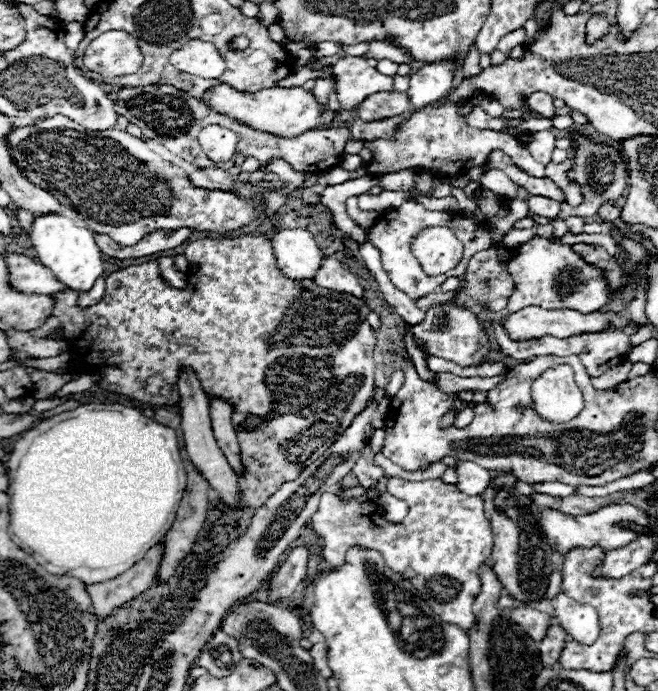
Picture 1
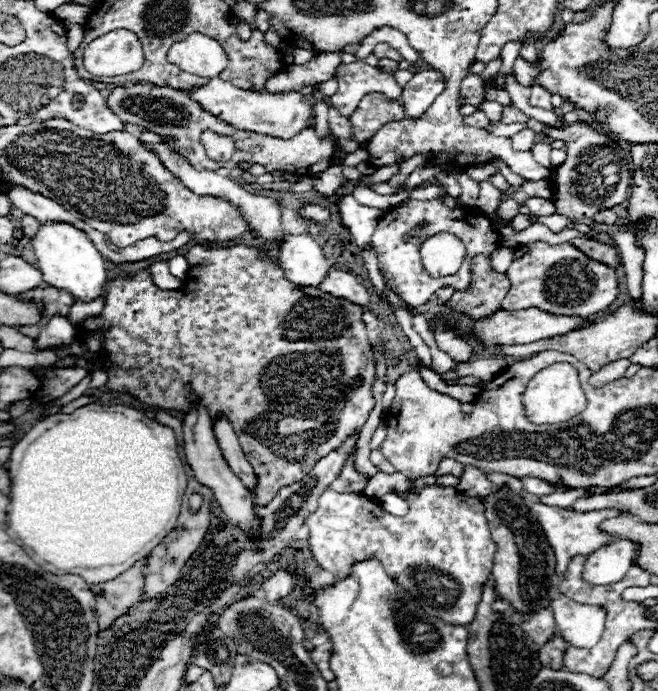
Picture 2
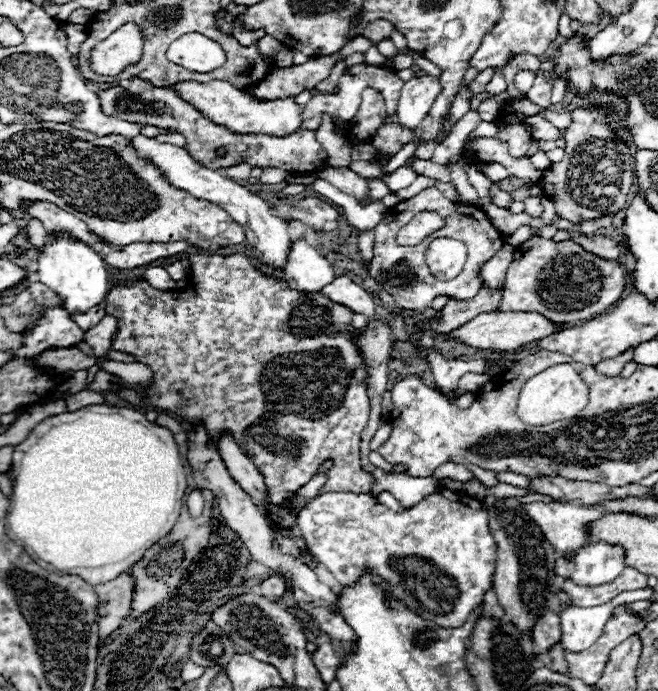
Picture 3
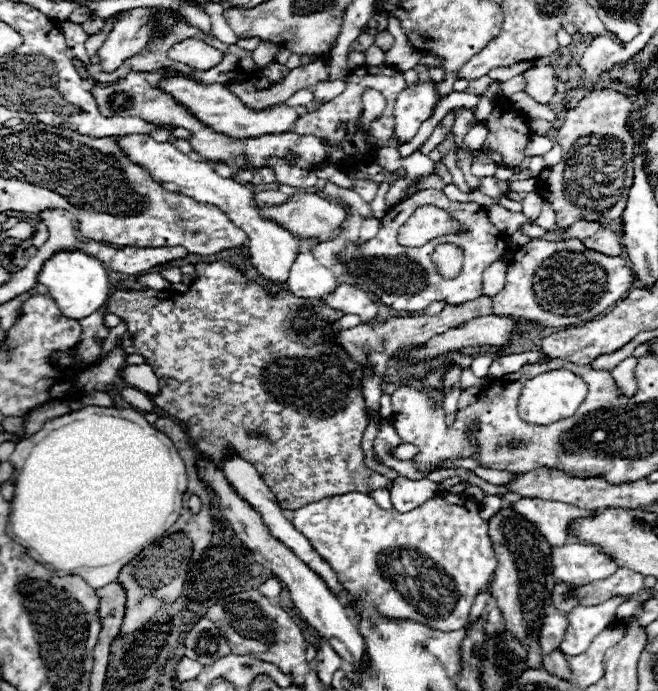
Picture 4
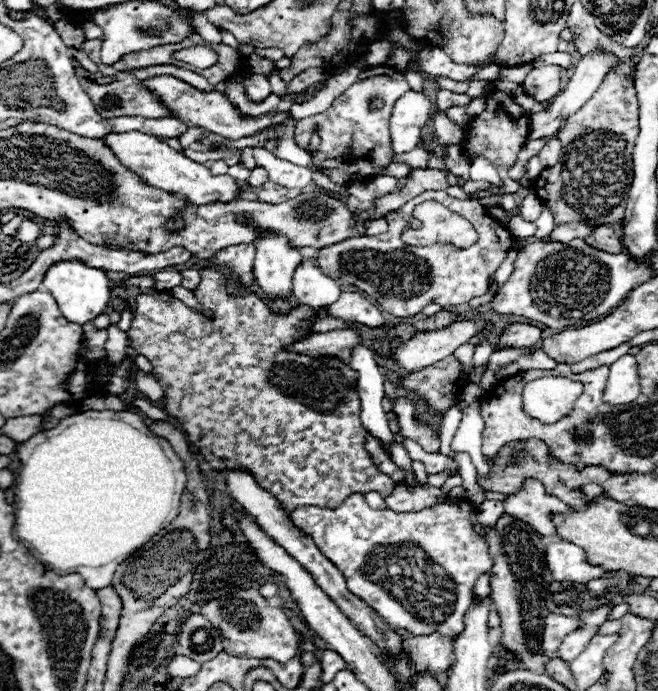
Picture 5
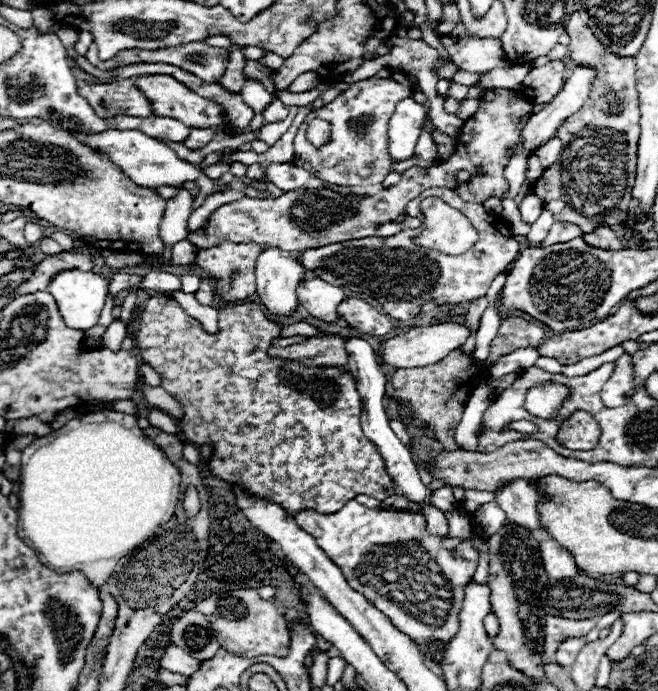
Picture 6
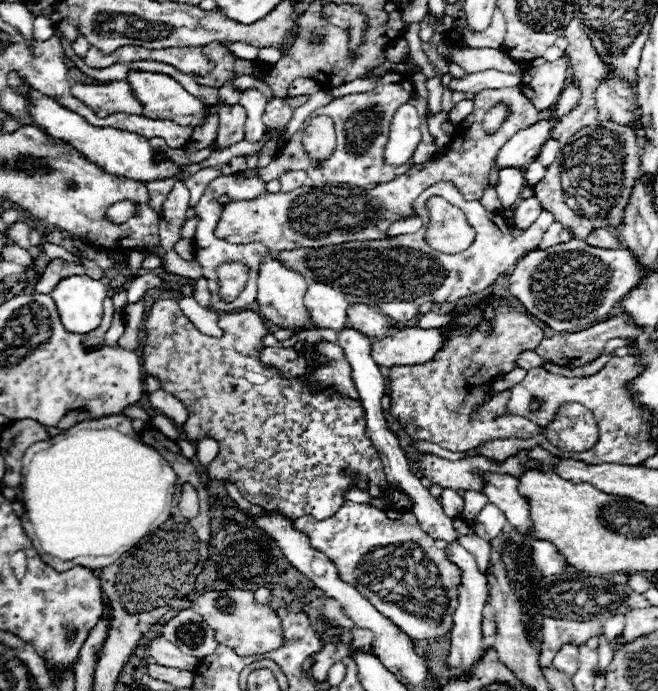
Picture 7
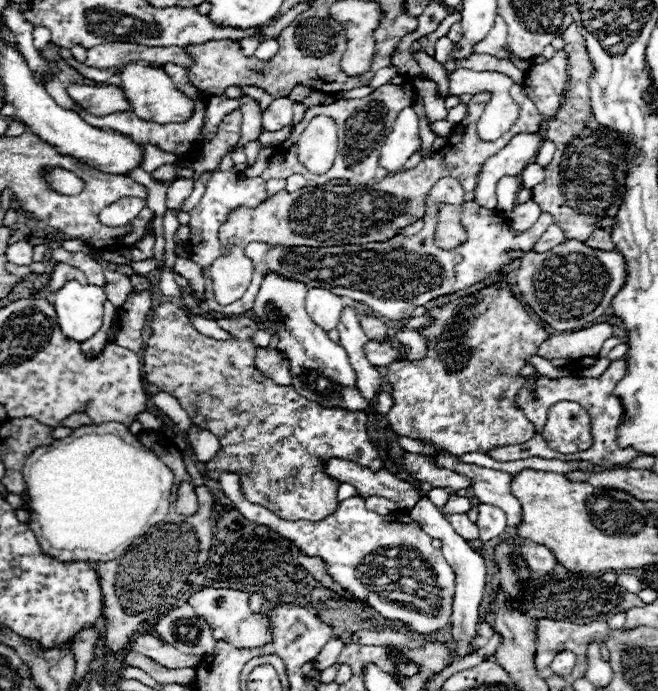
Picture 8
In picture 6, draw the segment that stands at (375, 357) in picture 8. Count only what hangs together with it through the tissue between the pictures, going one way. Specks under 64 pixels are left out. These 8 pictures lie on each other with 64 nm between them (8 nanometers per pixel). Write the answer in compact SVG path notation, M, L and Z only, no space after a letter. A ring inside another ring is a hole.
M448 322L448 324L436 324L436 326L418 326L418 328L410 328L404 334L390 338L382 344L380 356L384 362L388 362L394 368L422 368L422 366L430 366L436 364L438 360L442 360L446 354L450 354L454 348L460 348L470 336L470 330L462 324L456 322Z

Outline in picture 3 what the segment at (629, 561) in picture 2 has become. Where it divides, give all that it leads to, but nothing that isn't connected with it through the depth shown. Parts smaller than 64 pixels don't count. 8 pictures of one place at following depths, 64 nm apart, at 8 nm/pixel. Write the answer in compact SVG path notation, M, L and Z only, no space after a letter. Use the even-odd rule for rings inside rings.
M606 542L590 544L582 548L572 562L556 560L556 574L572 578L576 584L606 584L616 580L624 564L626 550L622 546L612 546Z

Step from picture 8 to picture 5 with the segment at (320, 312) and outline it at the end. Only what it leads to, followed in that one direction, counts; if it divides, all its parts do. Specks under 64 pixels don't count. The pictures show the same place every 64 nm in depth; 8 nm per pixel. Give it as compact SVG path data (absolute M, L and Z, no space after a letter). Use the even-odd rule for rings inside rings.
M310 258L294 270L292 276L292 296L314 308L326 308L340 296L340 286L336 280L326 276Z

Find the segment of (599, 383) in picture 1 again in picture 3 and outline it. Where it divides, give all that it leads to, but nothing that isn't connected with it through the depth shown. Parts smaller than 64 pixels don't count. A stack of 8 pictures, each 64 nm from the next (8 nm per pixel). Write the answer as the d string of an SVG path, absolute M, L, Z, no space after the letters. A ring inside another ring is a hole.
M632 350L630 352L624 352L624 356L620 356L620 358L616 356L614 360L604 360L602 364L596 366L596 370L602 376L620 376L620 372L626 366L626 362L630 360L630 356L632 356Z

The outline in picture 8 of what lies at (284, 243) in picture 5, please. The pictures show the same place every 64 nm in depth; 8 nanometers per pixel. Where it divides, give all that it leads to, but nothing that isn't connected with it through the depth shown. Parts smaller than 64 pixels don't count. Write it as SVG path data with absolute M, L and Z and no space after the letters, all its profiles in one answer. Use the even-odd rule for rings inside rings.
M268 272L264 276L262 284L260 284L260 290L258 290L258 296L256 296L256 302L254 302L254 308L252 308L254 316L264 328L268 328L270 332L280 336L280 342L278 342L276 348L282 350L288 356L290 372L294 376L294 382L306 384L306 376L310 376L314 372L322 374L324 378L330 378L330 382L338 386L336 394L330 400L332 406L370 412L366 400L362 398L360 390L356 388L356 374L350 366L348 354L344 352L344 348L340 344L334 344L328 338L328 334L310 320L310 316L304 308L306 294L308 294L306 284L302 284L298 280L292 280L292 278L284 278L284 276L274 274L274 272Z

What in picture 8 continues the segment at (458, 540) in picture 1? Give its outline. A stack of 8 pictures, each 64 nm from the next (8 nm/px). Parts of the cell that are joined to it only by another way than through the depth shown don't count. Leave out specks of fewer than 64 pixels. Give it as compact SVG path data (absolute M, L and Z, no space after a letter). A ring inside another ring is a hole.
M224 472L218 478L224 494L234 508L250 522L264 524L284 538L294 540L302 552L322 556L328 562L328 572L354 596L366 600L380 616L402 622L408 632L426 636L450 624L454 600L454 570L444 560L442 552L432 546L432 538L406 512L380 516L366 508L362 498L342 500L338 510L324 520L286 522L260 504L252 504L240 490L239 476ZM376 580L384 584L376 586Z

